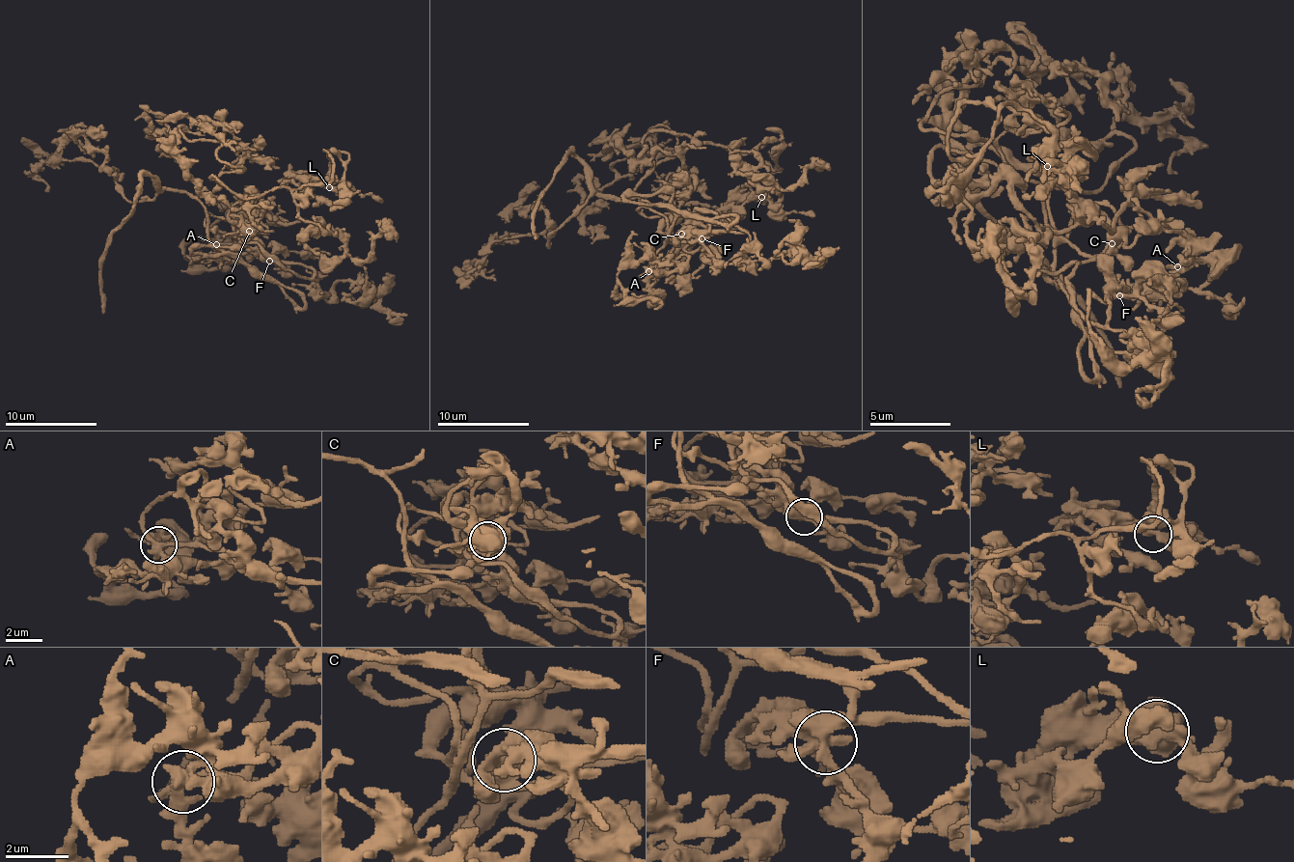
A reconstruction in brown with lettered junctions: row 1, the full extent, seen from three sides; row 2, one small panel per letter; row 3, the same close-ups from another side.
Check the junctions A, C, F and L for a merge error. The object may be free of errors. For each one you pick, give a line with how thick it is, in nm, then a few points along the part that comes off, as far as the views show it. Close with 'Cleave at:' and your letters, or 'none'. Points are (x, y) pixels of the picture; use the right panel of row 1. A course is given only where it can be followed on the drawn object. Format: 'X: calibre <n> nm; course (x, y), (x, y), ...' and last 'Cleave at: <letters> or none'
Cleave at: none

